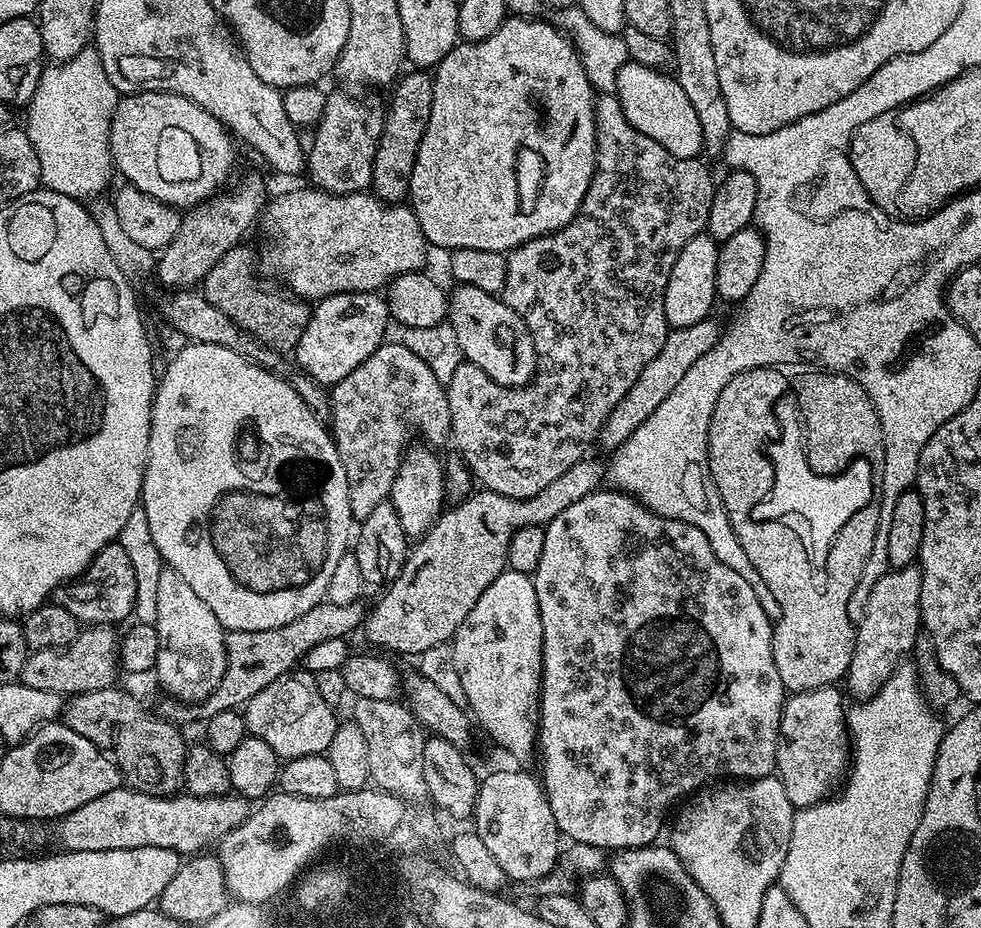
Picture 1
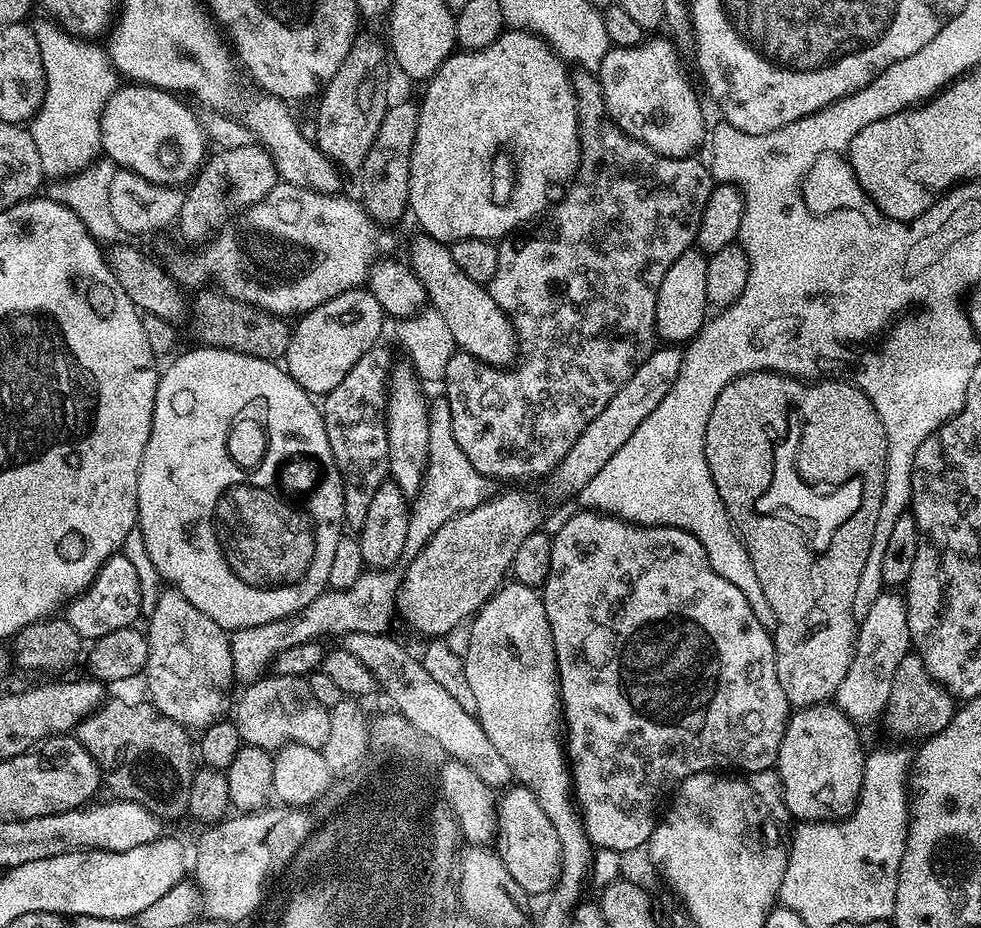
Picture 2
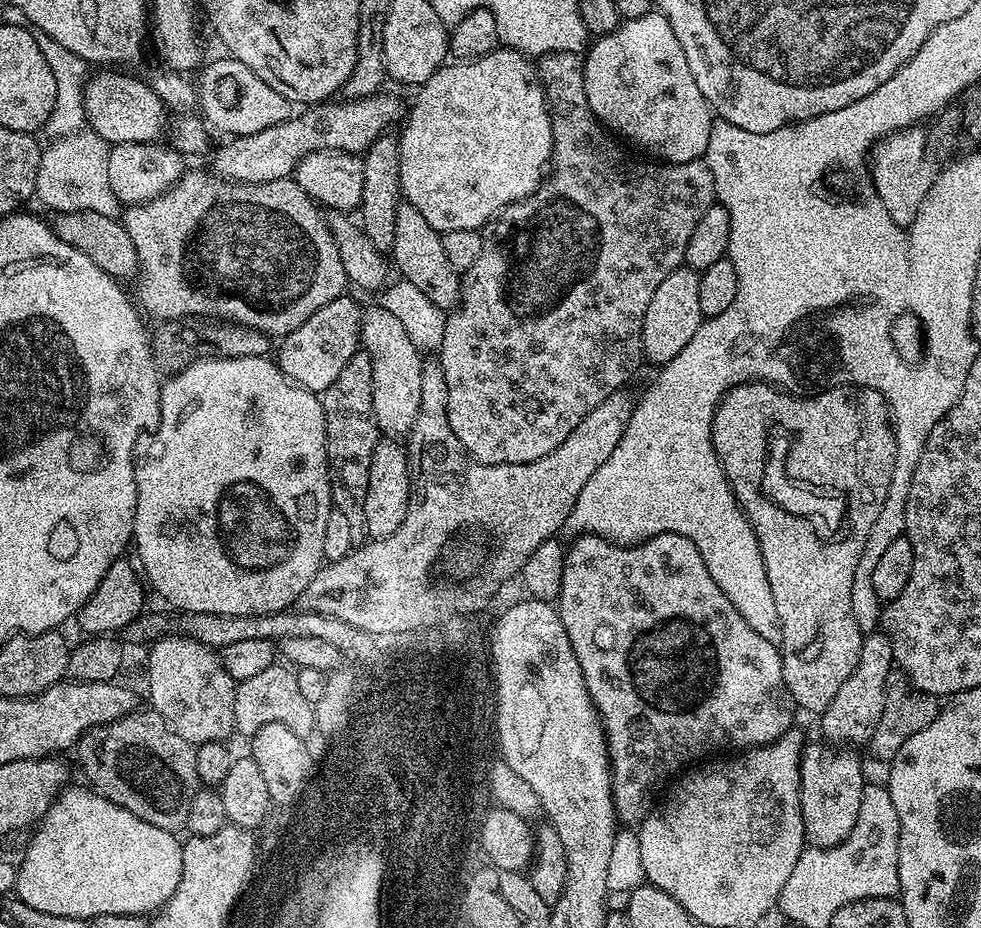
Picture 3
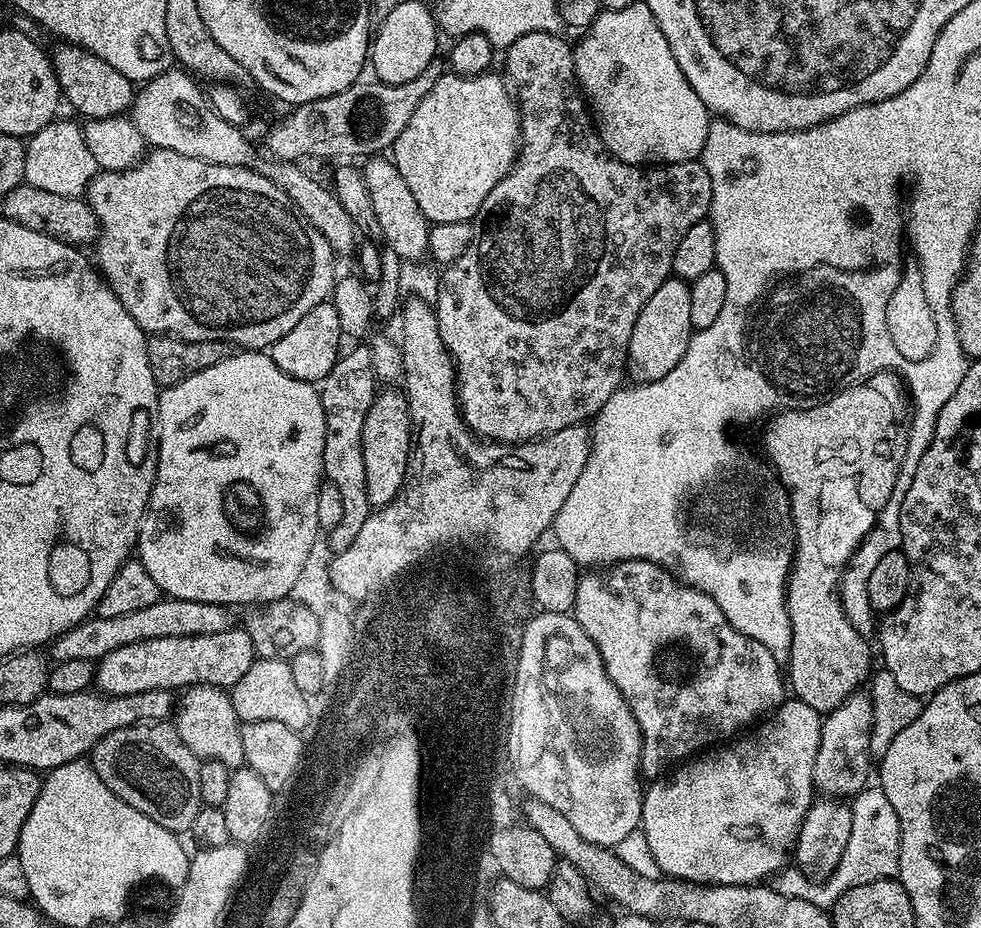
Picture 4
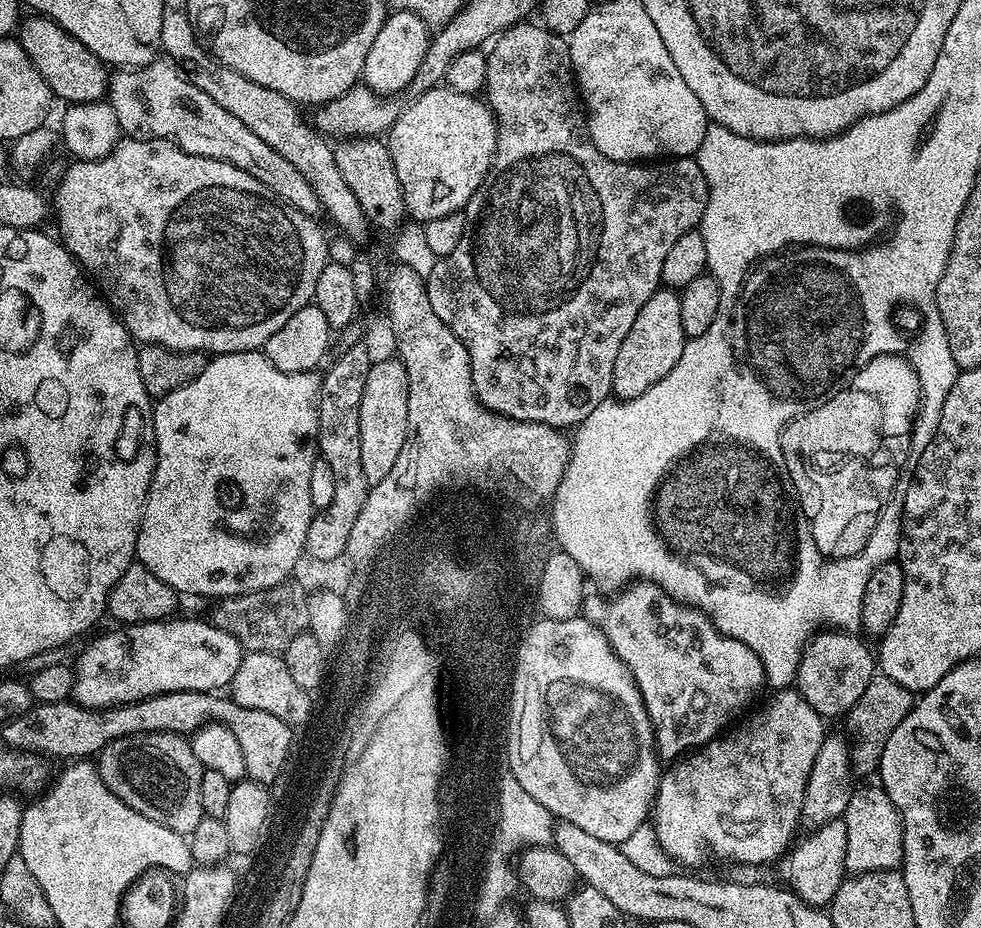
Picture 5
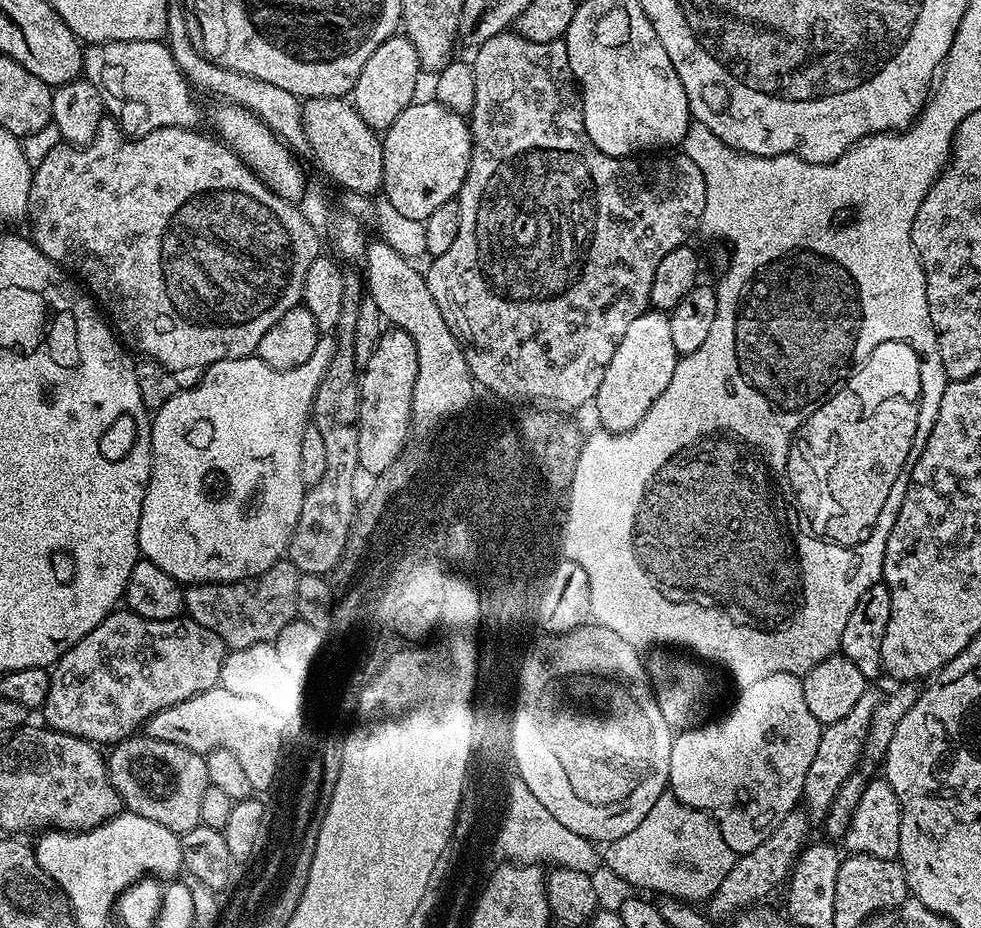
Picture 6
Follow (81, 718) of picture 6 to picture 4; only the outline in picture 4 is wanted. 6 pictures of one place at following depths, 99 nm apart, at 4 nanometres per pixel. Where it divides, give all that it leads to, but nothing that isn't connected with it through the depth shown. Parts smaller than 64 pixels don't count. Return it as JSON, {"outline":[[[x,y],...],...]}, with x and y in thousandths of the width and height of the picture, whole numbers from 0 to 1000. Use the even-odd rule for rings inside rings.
{"outline":[[[235,675],[218,683],[153,688],[120,696],[102,709],[96,737],[108,750],[127,750],[166,741],[191,744],[202,737],[234,744],[262,709],[259,692],[255,692],[255,683],[247,675]]]}

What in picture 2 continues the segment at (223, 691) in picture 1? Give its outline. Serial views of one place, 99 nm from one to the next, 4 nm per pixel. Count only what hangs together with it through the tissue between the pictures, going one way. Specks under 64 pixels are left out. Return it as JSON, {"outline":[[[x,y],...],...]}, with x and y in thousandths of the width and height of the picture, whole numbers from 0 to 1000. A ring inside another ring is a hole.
{"outline":[[[372,614],[365,625],[356,634],[340,634],[332,636],[316,653],[312,653],[301,664],[283,666],[279,670],[271,670],[267,675],[251,675],[244,677],[242,681],[235,682],[234,693],[236,696],[236,723],[242,734],[256,735],[264,733],[270,727],[271,719],[276,714],[278,708],[295,696],[304,696],[308,692],[323,691],[326,685],[338,685],[350,688],[357,681],[368,680],[369,683],[394,682],[400,672],[400,664],[405,663],[404,640],[408,631],[408,621],[400,614]]]}

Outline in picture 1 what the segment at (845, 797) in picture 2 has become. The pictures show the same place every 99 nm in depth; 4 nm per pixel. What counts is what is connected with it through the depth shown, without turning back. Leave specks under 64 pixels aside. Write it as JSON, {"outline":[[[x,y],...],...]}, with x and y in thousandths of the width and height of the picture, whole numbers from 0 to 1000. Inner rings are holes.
{"outline":[[[845,739],[835,741],[834,744],[822,744],[821,746],[806,747],[799,755],[799,764],[797,765],[797,774],[795,775],[795,790],[793,791],[793,804],[791,805],[791,830],[790,835],[795,837],[797,843],[797,851],[801,851],[801,860],[805,860],[808,872],[814,873],[824,871],[827,866],[835,866],[836,863],[844,861],[857,848],[858,842],[861,839],[862,833],[866,827],[866,794],[864,791],[864,777],[862,775],[862,758],[860,759],[861,747],[855,746],[855,740]]]}

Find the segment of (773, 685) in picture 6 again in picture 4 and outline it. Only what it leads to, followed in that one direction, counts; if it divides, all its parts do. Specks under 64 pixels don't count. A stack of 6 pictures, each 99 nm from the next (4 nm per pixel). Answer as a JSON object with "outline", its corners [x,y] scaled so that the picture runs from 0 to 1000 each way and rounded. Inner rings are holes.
{"outline":[[[810,752],[800,753],[799,758],[774,781],[776,784],[762,798],[750,795],[745,800],[735,801],[733,804],[686,827],[676,838],[666,839],[662,844],[665,846],[660,846],[656,855],[652,892],[659,903],[659,912],[663,912],[663,920],[667,925],[670,936],[678,945],[687,948],[702,948],[705,953],[775,953],[782,949],[779,948],[782,944],[790,945],[804,930],[811,913],[815,891],[824,876],[824,870],[830,865],[828,839],[830,838],[830,817],[834,817],[834,800],[838,795],[837,775],[837,768],[822,761],[822,756]]]}

